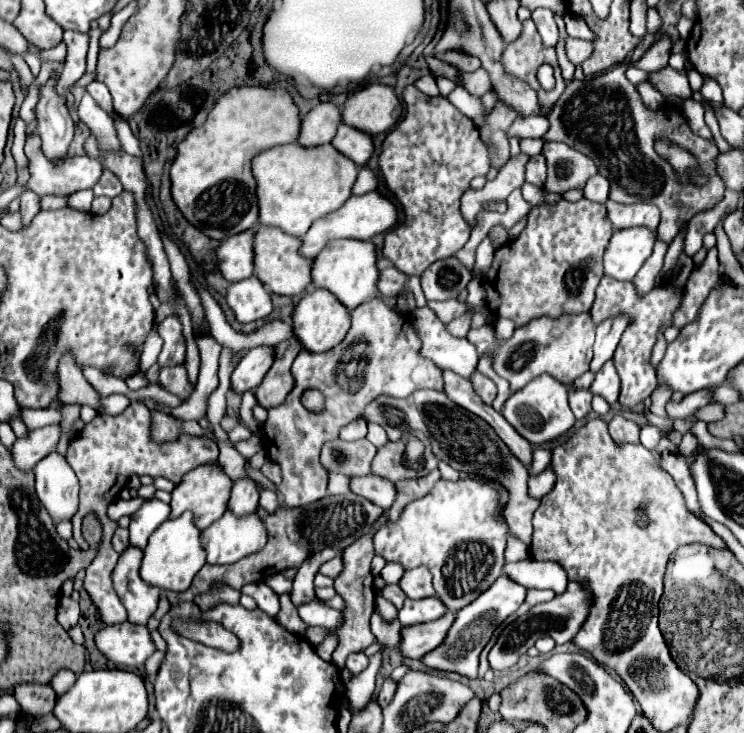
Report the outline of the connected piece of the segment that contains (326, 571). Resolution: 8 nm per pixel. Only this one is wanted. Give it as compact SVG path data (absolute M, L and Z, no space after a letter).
M336 556L336 558L328 560L328 562L324 562L318 572L324 574L324 576L330 576L330 578L336 578L340 574L340 570L342 570L342 556Z

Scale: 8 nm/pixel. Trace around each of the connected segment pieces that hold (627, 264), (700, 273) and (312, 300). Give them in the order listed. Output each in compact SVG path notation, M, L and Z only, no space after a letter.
M644 226L616 230L604 252L604 272L616 280L630 282L652 254L656 232Z
M710 248L704 262L700 264L700 268L686 282L684 300L680 302L680 308L676 310L676 316L672 318L674 320L672 326L682 328L684 324L692 322L692 318L696 318L704 296L710 294L710 290L718 282L718 278L720 278L720 274L718 274L718 252L716 252L716 248Z
M314 290L302 296L302 300L296 304L292 312L292 328L294 336L300 340L302 348L308 352L324 352L332 346L338 346L340 340L344 340L348 328L350 328L350 312L332 296L328 290Z

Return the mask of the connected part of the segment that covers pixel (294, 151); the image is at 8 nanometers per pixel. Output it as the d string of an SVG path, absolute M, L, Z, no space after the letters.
M284 144L260 152L252 160L252 176L256 176L256 196L260 200L260 224L276 226L290 236L304 236L314 220L340 208L356 182L358 168L342 156L332 144L302 148Z

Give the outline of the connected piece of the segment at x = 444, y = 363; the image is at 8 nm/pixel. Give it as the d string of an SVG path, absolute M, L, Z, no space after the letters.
M416 308L412 312L412 324L422 338L420 354L430 358L438 368L452 370L462 378L470 378L478 366L478 352L466 338L450 336L446 326L428 308Z

